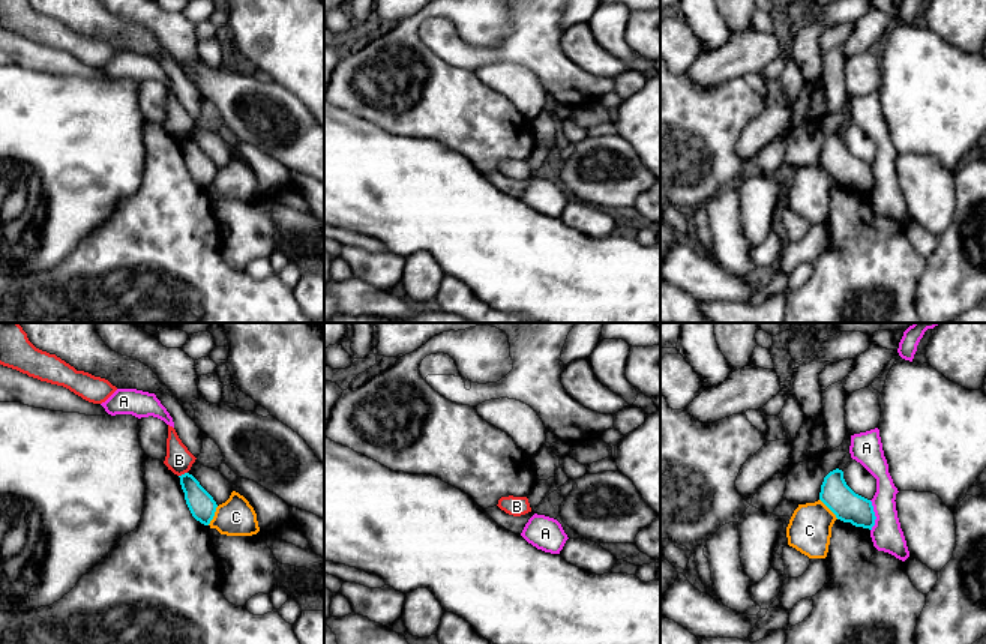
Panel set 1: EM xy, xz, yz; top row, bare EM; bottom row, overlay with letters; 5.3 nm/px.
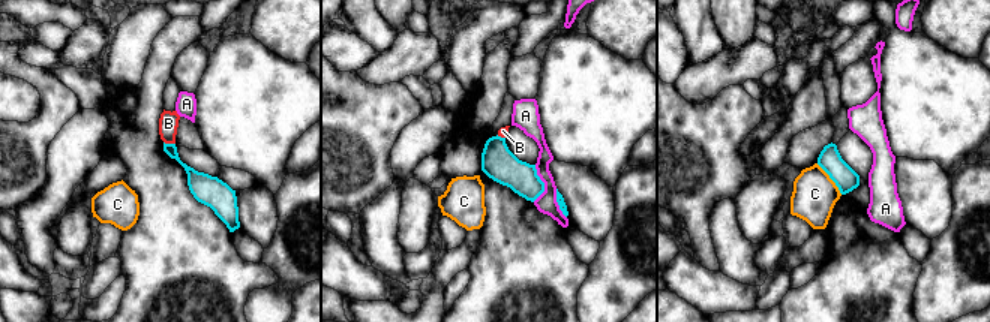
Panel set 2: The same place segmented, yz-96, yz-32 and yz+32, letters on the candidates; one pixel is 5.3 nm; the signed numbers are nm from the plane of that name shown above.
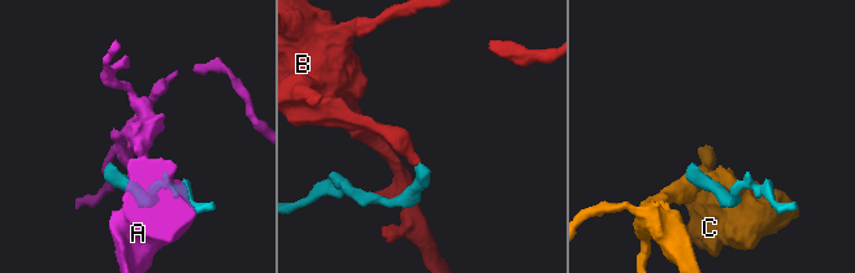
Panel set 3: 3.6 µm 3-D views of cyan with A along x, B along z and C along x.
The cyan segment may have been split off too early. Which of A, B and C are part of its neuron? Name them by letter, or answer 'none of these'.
none of these

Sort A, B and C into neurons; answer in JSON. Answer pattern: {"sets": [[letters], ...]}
{"sets": [["A"], ["B"], ["C"]]}

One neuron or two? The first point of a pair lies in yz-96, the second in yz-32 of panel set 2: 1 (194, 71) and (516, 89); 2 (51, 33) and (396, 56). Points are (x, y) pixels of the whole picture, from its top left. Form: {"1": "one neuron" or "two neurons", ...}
{"1": "one neuron", "2": "two neurons"}

